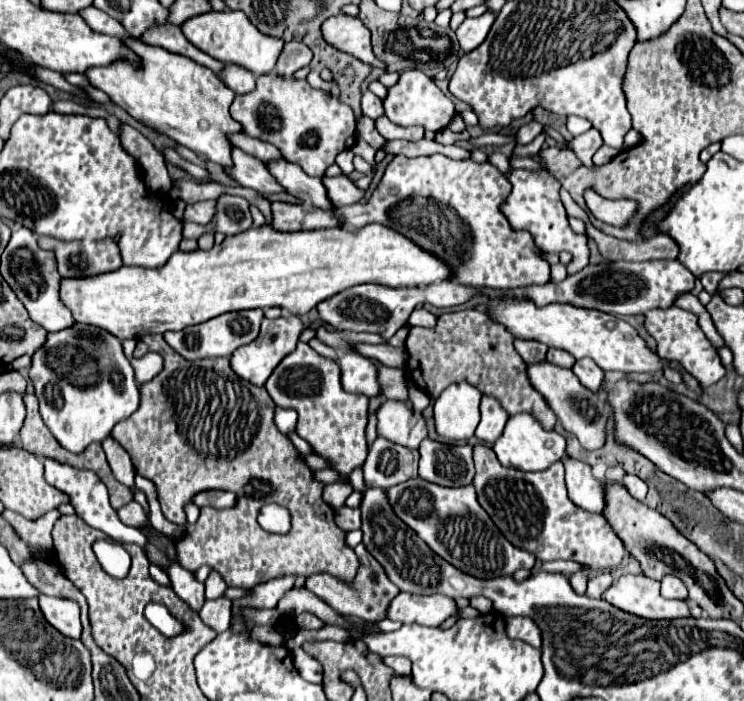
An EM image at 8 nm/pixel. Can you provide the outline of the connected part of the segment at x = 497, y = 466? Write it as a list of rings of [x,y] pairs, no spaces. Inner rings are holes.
[[[476,444],[474,446],[476,478],[474,486],[478,492],[478,502],[496,522],[504,538],[536,556],[536,562],[546,560],[574,560],[586,564],[589,569],[581,570],[581,579],[569,579],[577,594],[584,594],[589,570],[601,570],[608,566],[618,566],[626,554],[624,542],[610,530],[604,514],[590,514],[578,510],[566,494],[564,466],[562,462],[552,464],[544,472],[522,472],[516,468],[504,468],[494,450]]]

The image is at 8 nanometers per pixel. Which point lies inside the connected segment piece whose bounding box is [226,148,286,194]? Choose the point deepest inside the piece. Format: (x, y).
(247, 170)

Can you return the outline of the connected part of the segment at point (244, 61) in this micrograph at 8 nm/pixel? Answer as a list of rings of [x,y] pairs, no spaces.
[[[228,10],[228,12],[206,12],[202,16],[194,16],[182,24],[182,32],[196,48],[206,52],[208,56],[224,62],[224,64],[238,64],[246,70],[250,70],[256,76],[268,74],[274,70],[278,62],[278,54],[282,52],[284,40],[282,38],[268,38],[266,34],[260,34],[258,28],[254,28],[246,14],[240,10]]]

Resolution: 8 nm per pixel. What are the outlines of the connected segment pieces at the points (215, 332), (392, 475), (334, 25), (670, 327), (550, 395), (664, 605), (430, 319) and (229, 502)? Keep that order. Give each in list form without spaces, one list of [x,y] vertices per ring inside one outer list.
[[[242,310],[220,314],[210,322],[202,322],[202,326],[188,326],[180,332],[166,332],[164,340],[186,360],[202,360],[202,358],[216,358],[216,356],[230,356],[238,346],[252,342],[258,336],[260,322],[264,314],[262,310]]]
[[[376,438],[362,466],[366,488],[390,488],[418,476],[418,458],[418,450]]]
[[[348,14],[332,16],[322,24],[322,34],[326,42],[334,44],[338,50],[352,54],[370,66],[376,62],[370,46],[370,30],[360,18]]]
[[[670,306],[666,310],[648,310],[644,314],[644,328],[656,340],[658,354],[666,360],[678,360],[700,382],[702,388],[708,388],[710,384],[718,382],[726,374],[726,368],[720,362],[716,348],[700,330],[698,318],[694,313],[686,312],[678,306]]]
[[[550,362],[528,366],[528,376],[530,376],[532,386],[546,398],[548,406],[554,410],[554,414],[558,416],[558,420],[562,422],[566,432],[574,434],[586,450],[598,450],[598,448],[604,446],[608,406],[606,406],[606,400],[600,394],[584,388],[572,370],[558,368]]]
[[[624,574],[606,592],[604,598],[630,614],[648,620],[672,620],[690,616],[686,600],[666,600],[660,596],[660,582],[644,574]]]
[[[424,308],[422,310],[414,310],[410,320],[408,320],[410,326],[422,326],[422,328],[434,328],[436,322],[438,322],[438,318],[432,312],[424,310]]]
[[[208,490],[194,496],[194,504],[198,508],[210,506],[210,508],[232,508],[236,504],[234,492],[222,492],[222,490]]]

